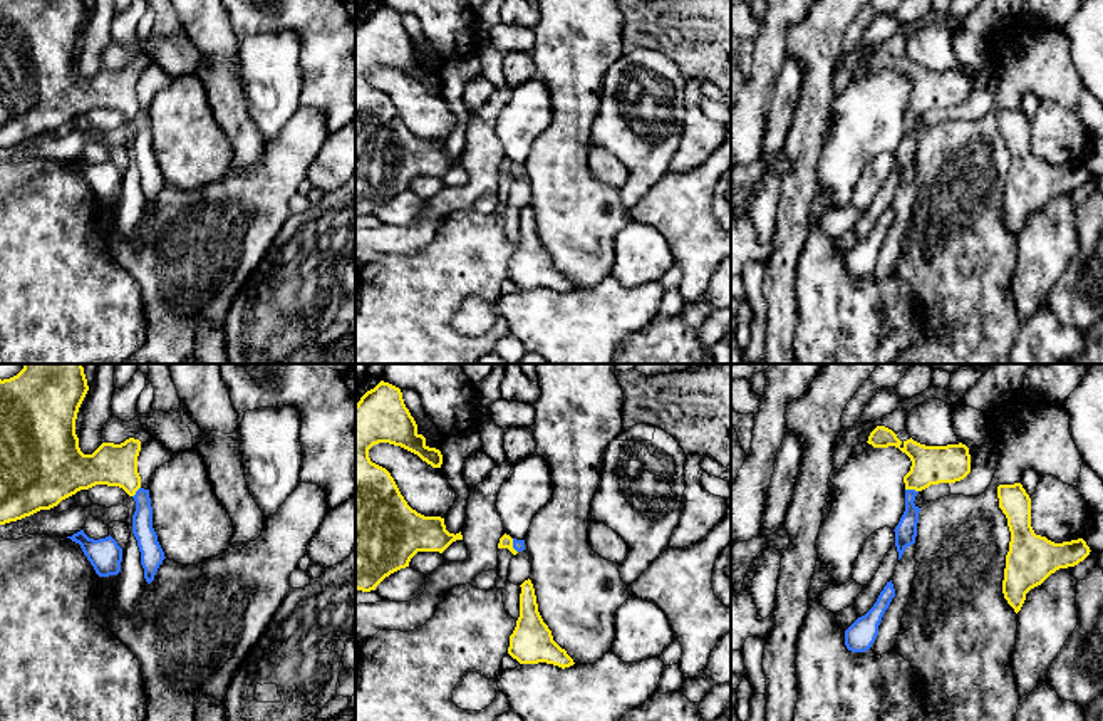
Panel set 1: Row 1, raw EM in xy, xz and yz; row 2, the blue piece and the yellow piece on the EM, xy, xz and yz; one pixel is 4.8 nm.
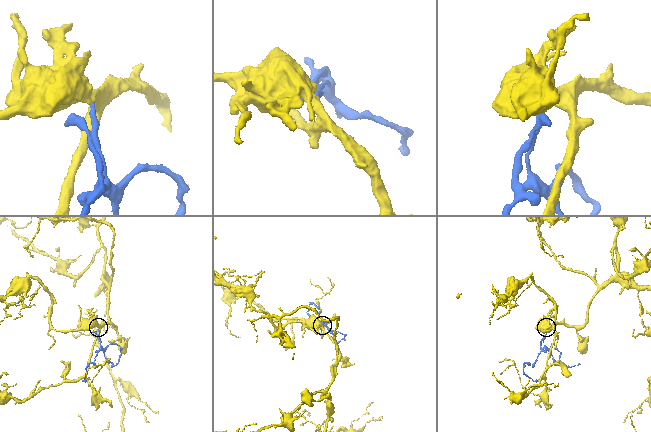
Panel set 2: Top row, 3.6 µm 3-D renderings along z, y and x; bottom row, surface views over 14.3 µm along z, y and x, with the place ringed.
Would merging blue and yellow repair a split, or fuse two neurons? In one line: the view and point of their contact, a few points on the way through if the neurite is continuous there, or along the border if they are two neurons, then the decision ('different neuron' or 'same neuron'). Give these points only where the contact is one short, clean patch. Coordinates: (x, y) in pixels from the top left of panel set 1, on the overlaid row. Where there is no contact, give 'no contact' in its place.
meets blue in yz at (912, 490); border along yz (906, 488), (917, 492); different neuron

